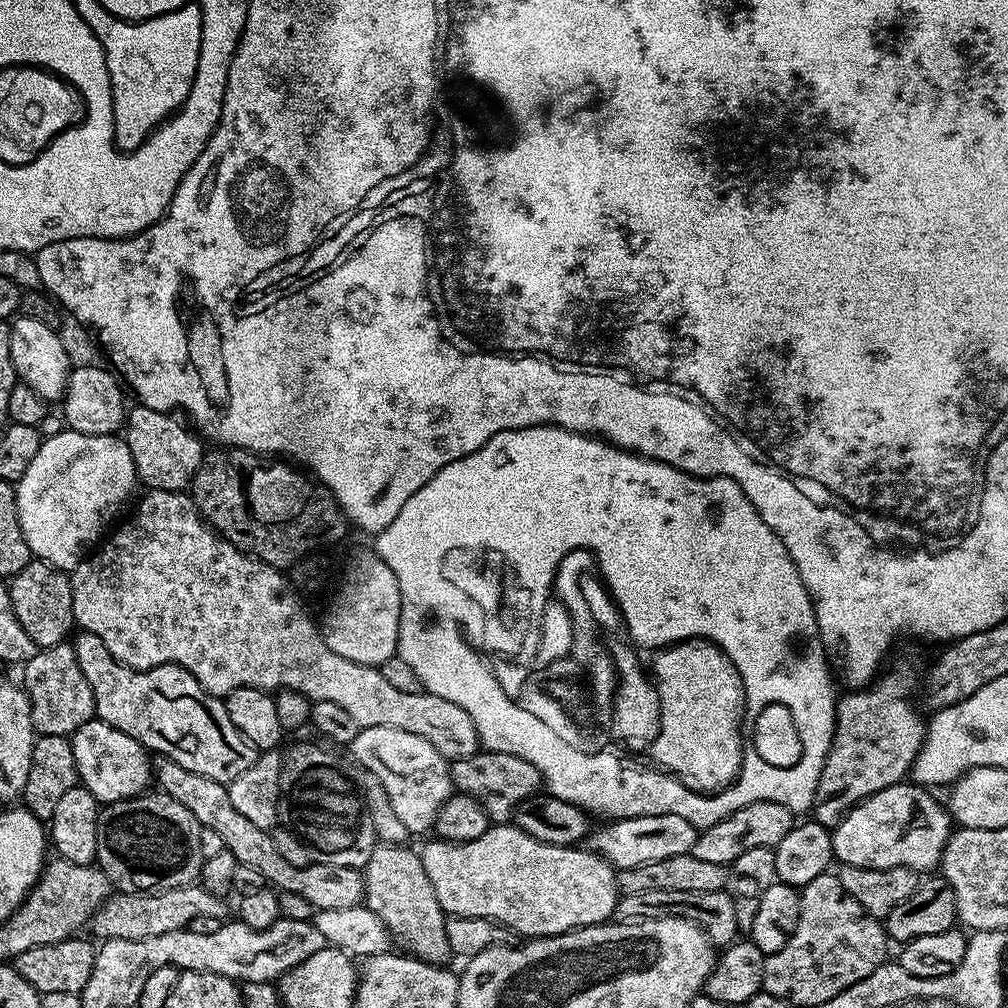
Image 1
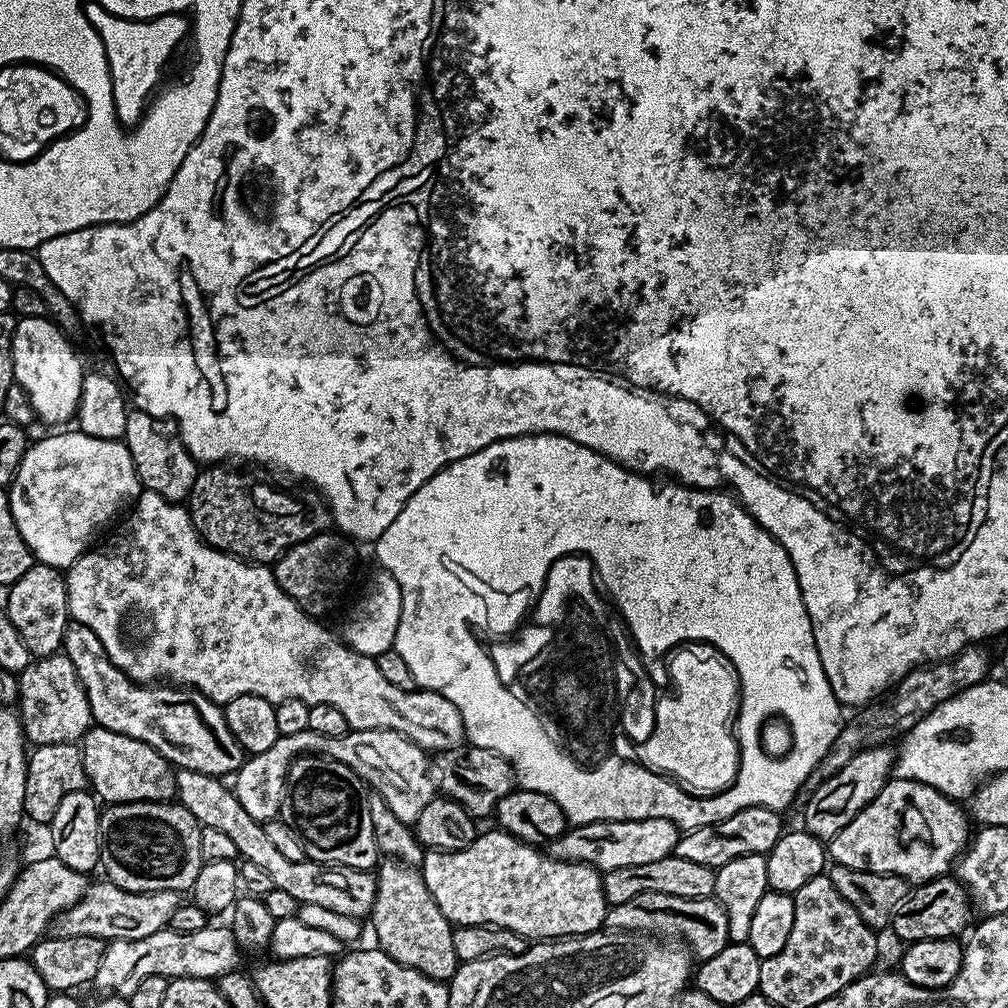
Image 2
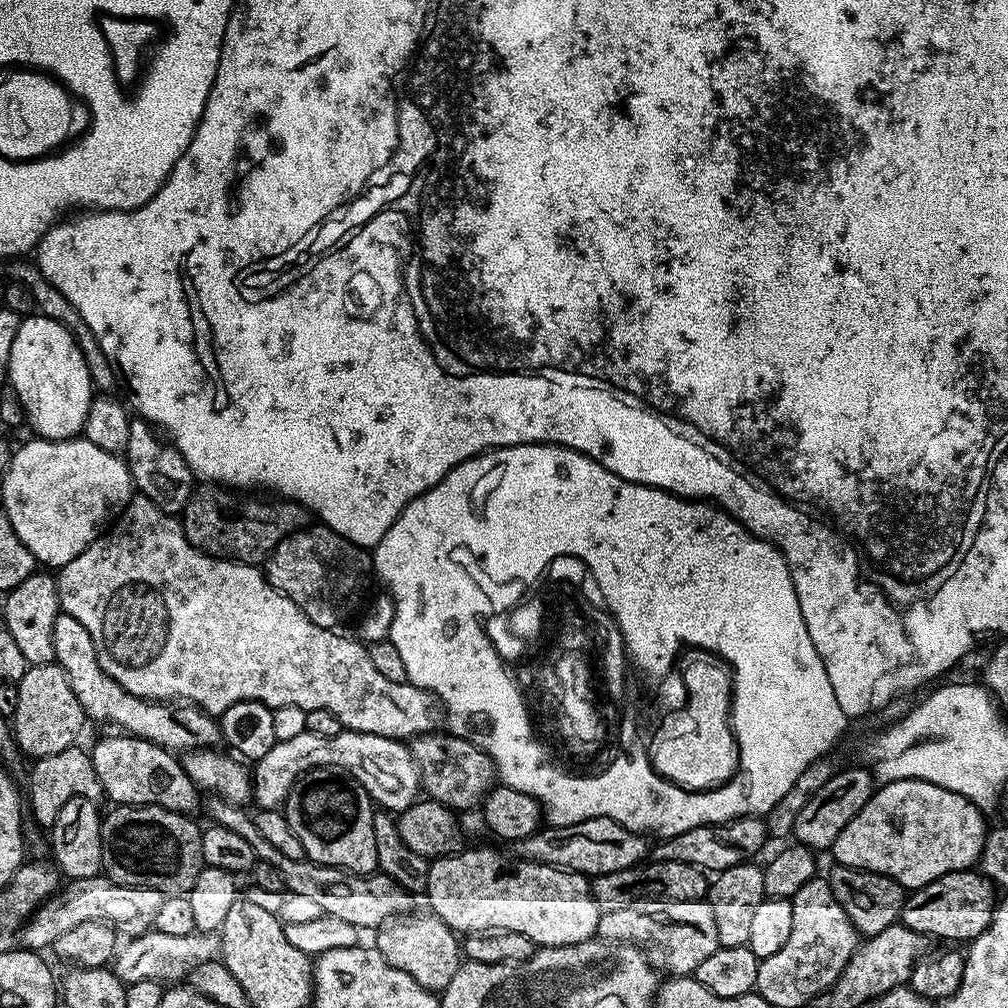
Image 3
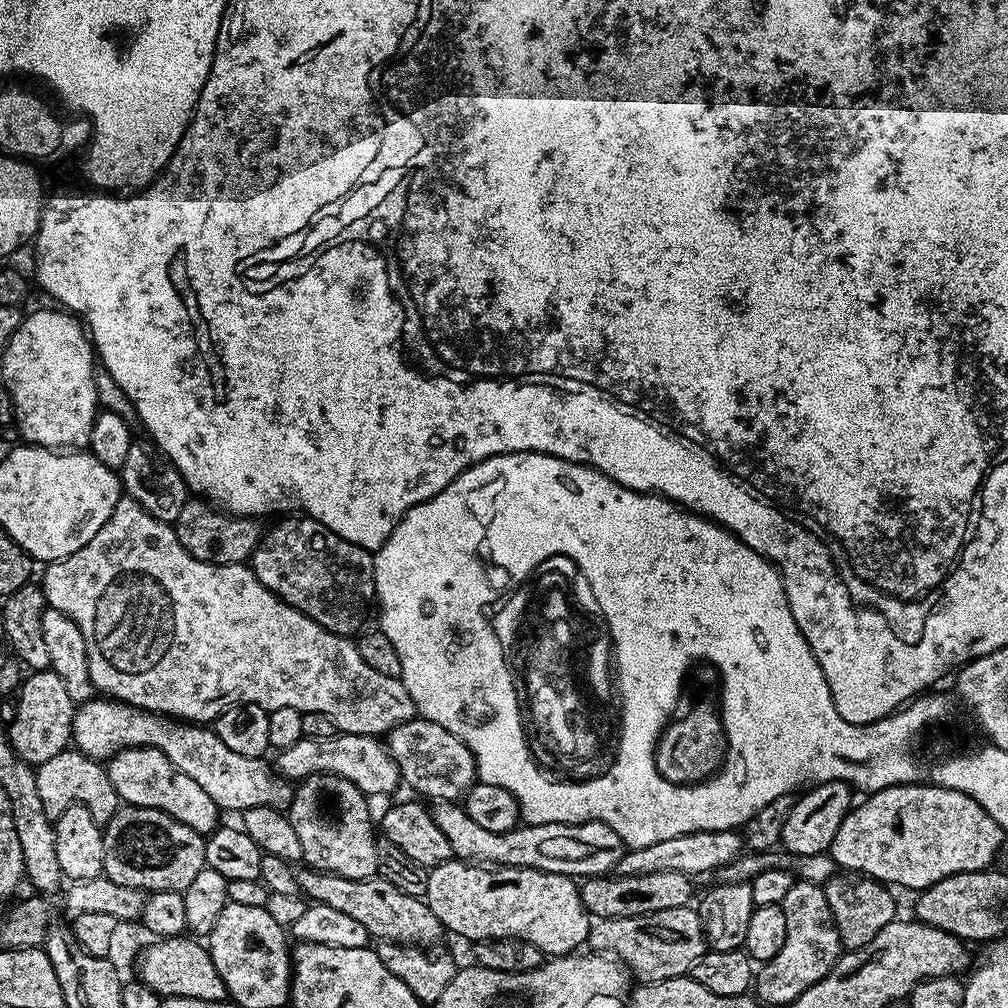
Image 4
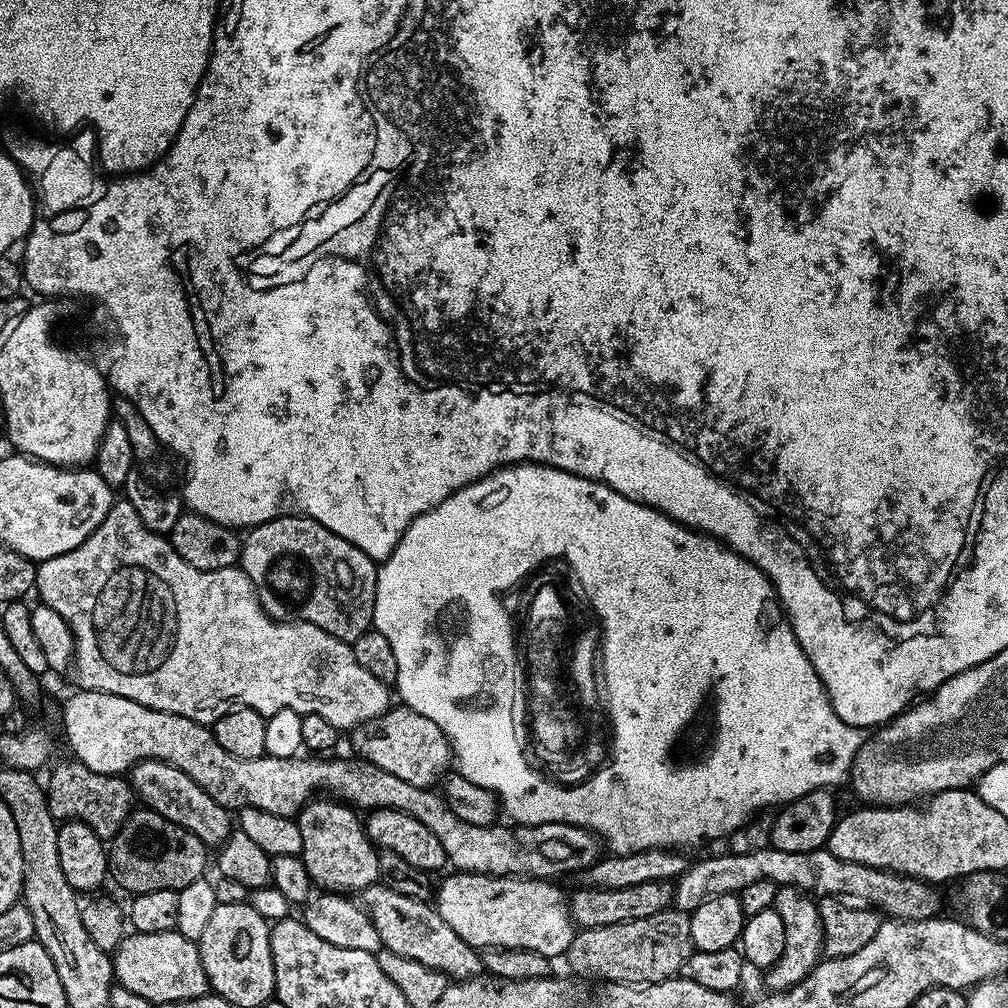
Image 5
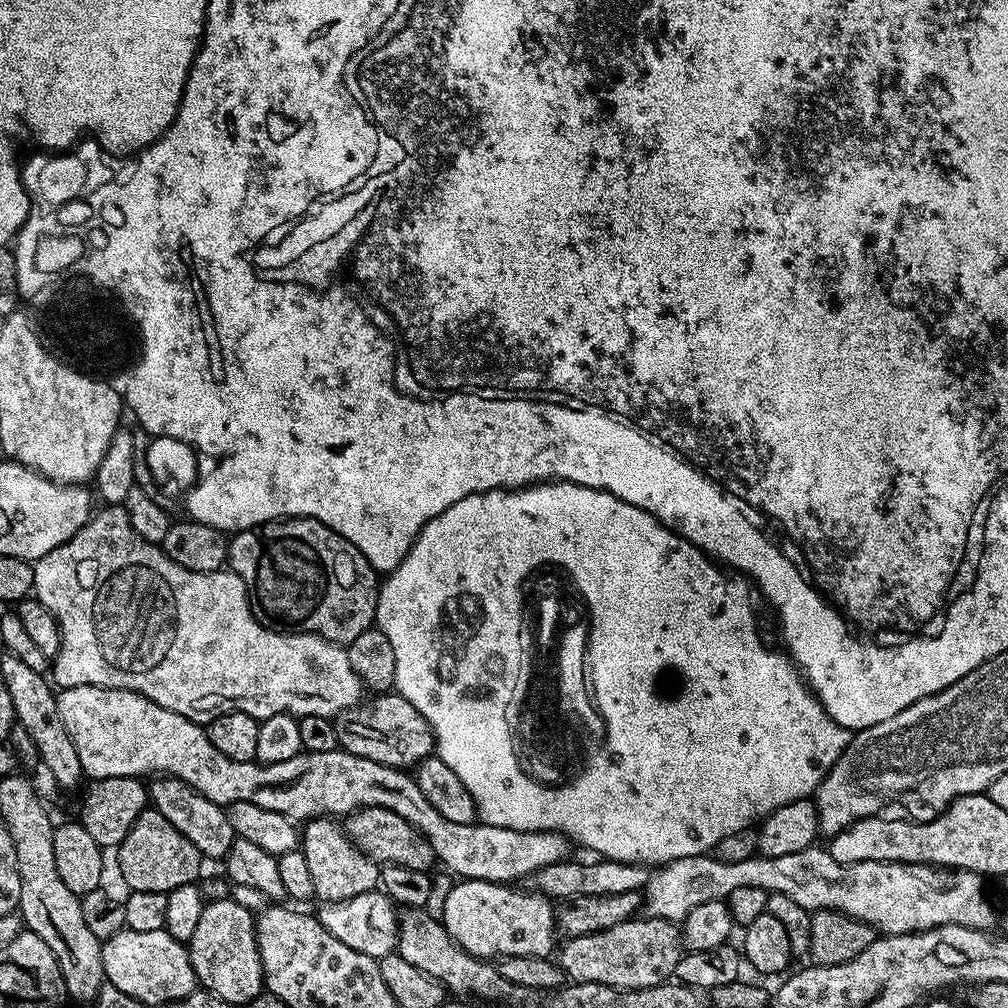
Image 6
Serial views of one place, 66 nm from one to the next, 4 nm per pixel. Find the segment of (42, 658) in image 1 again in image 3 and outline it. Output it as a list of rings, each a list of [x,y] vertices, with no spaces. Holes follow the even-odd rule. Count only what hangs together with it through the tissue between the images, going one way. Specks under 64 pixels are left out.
[[[60,664],[29,666],[16,689],[18,710],[14,710],[10,717],[10,727],[25,757],[39,758],[58,754],[79,741],[76,739],[86,725],[84,707],[80,705],[78,698],[74,698],[74,690],[70,690],[70,682]]]

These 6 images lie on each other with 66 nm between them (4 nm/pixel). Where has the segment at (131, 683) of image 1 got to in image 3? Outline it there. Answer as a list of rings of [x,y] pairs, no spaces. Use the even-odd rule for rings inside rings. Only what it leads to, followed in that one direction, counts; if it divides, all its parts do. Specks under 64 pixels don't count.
[[[61,611],[60,616],[54,618],[52,637],[54,638],[56,663],[62,666],[66,678],[70,682],[70,690],[74,690],[74,698],[78,698],[78,702],[84,707],[85,717],[89,721],[101,720],[104,724],[117,724],[120,727],[117,729],[133,736],[139,736],[142,740],[149,740],[152,744],[161,744],[163,748],[169,750],[216,748],[221,743],[219,723],[209,713],[197,708],[196,705],[187,702],[143,700],[130,694],[130,690],[122,690],[122,686],[118,686],[118,682],[114,682],[114,678],[110,678],[106,674],[106,670],[102,670],[102,666],[98,666],[98,650],[94,650],[94,638],[90,638],[86,626],[82,626],[82,622],[78,622],[78,618],[70,618],[70,614]]]

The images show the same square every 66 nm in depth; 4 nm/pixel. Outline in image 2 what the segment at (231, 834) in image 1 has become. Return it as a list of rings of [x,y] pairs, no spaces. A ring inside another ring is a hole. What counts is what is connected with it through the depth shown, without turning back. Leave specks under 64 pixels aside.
[[[181,768],[176,772],[178,803],[190,810],[190,814],[194,814],[194,818],[203,827],[213,828],[221,834],[228,835],[234,842],[237,853],[244,860],[255,862],[274,881],[278,890],[286,890],[295,898],[297,905],[323,906],[326,910],[334,910],[334,914],[346,914],[357,918],[367,917],[371,913],[376,901],[375,871],[337,864],[319,864],[317,860],[307,858],[290,862],[290,858],[284,857],[270,843],[264,824],[250,818],[242,802],[238,802],[235,791],[224,784],[227,783],[221,777]]]

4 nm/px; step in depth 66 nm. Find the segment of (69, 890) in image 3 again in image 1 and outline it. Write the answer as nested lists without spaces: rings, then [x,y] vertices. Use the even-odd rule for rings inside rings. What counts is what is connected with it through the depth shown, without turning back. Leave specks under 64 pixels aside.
[[[196,882],[161,892],[112,894],[93,914],[90,921],[90,929],[92,928],[93,932],[91,935],[114,940],[141,940],[154,938],[158,934],[170,934],[187,929],[188,924],[194,922],[194,918],[209,916],[223,921],[228,912],[226,901],[224,896],[215,896],[213,892],[207,892]]]

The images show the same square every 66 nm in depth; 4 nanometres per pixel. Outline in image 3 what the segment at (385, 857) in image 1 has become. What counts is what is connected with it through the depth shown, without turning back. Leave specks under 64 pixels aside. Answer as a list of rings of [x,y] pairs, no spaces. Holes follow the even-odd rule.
[[[431,910],[397,915],[375,929],[375,948],[380,951],[382,958],[390,962],[398,970],[403,970],[426,990],[437,994],[450,986],[454,974],[458,974],[462,963],[462,944],[457,933],[452,931],[442,918],[438,918]]]

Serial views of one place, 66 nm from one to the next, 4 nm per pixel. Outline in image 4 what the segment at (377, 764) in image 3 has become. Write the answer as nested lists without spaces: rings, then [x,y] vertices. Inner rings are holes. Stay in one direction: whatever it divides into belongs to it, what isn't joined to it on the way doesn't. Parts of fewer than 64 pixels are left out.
[[[337,734],[330,738],[303,738],[279,753],[274,768],[283,779],[299,782],[308,776],[326,773],[341,776],[362,789],[365,796],[388,796],[396,787],[401,787],[400,770],[387,747],[374,736],[350,736]]]

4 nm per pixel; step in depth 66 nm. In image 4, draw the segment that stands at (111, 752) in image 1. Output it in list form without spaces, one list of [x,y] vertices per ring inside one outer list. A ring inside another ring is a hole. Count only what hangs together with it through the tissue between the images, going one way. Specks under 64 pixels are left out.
[[[125,748],[123,752],[117,752],[115,756],[111,757],[107,761],[106,767],[110,782],[114,782],[114,790],[120,795],[121,801],[125,805],[134,808],[153,808],[170,814],[170,818],[190,826],[190,830],[194,830],[205,838],[221,827],[222,809],[214,802],[214,798],[210,798],[210,794],[206,794],[206,790],[202,790],[202,786],[198,786],[198,782],[194,782],[194,778],[190,778],[190,774],[182,774],[182,770],[178,770],[178,766],[174,766],[174,762],[170,758],[166,758],[160,748]]]

